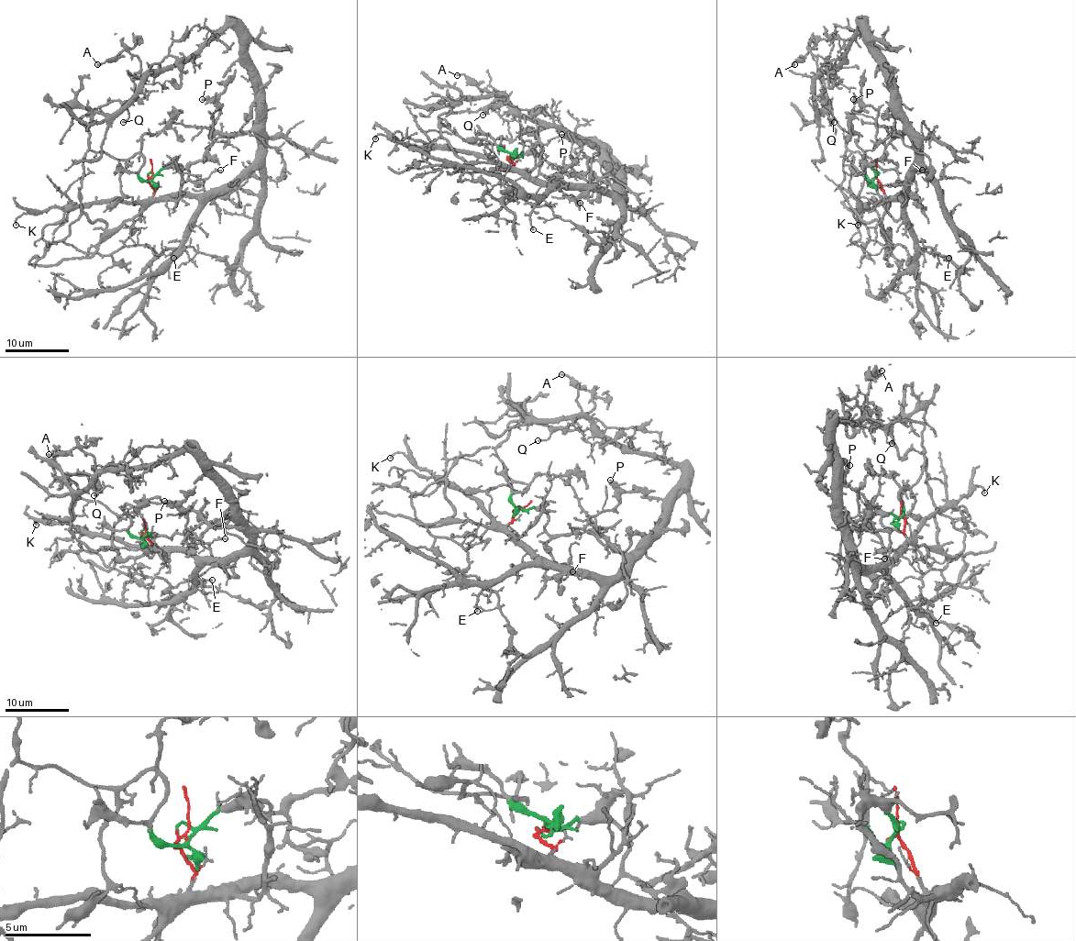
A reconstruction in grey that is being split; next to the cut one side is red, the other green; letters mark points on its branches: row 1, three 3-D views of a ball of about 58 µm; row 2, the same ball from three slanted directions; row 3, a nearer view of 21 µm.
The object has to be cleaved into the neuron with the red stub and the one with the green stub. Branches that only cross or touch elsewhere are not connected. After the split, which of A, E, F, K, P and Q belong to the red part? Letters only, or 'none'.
E, K

